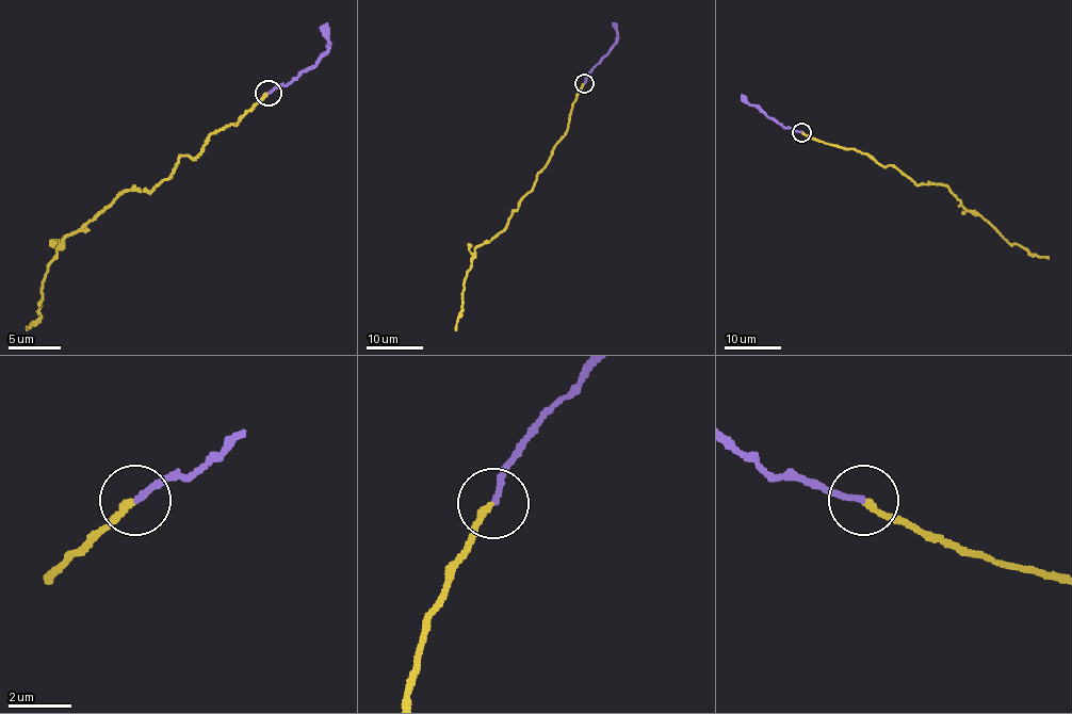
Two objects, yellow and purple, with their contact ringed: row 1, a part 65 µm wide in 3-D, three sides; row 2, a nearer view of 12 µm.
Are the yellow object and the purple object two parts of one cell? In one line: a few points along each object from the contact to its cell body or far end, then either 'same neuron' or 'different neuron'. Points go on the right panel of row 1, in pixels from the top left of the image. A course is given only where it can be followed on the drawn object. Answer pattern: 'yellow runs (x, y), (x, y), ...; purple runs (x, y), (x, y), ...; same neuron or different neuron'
yellow runs (801, 131), (898, 168), (916, 184), (943, 183), (1011, 244), (1048, 258); purple runs (801, 131), (784, 129), (741, 96); same neuron

